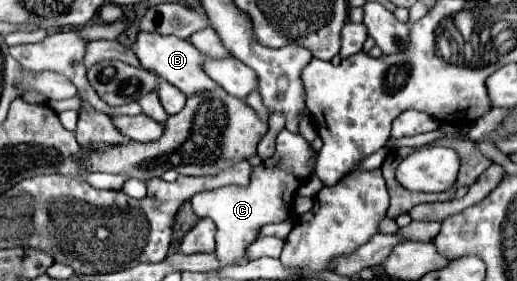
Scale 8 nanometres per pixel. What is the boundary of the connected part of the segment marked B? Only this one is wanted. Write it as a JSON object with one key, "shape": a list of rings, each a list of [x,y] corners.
{"shape":[[[139,32],[135,42],[133,42],[133,50],[135,50],[135,54],[137,54],[137,58],[139,58],[139,62],[145,70],[151,70],[153,74],[161,76],[163,80],[167,80],[169,84],[179,88],[185,96],[203,94],[207,90],[217,88],[217,82],[213,82],[203,70],[205,56],[199,54],[199,50],[189,40],[181,40],[181,38],[175,38],[175,36]]]}

